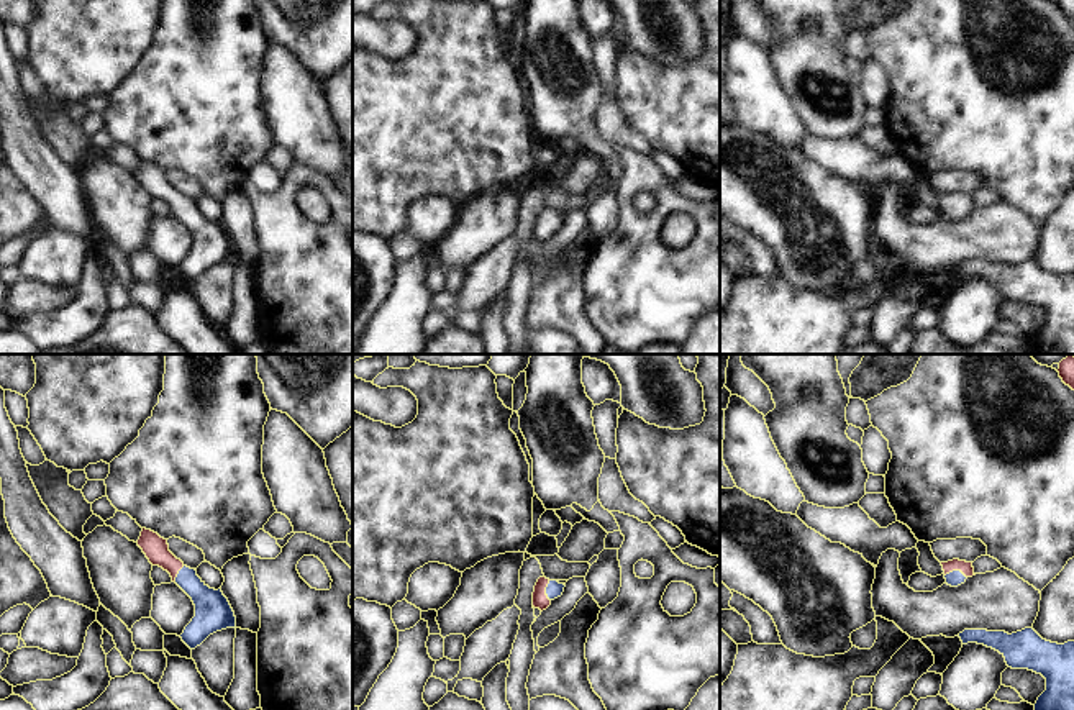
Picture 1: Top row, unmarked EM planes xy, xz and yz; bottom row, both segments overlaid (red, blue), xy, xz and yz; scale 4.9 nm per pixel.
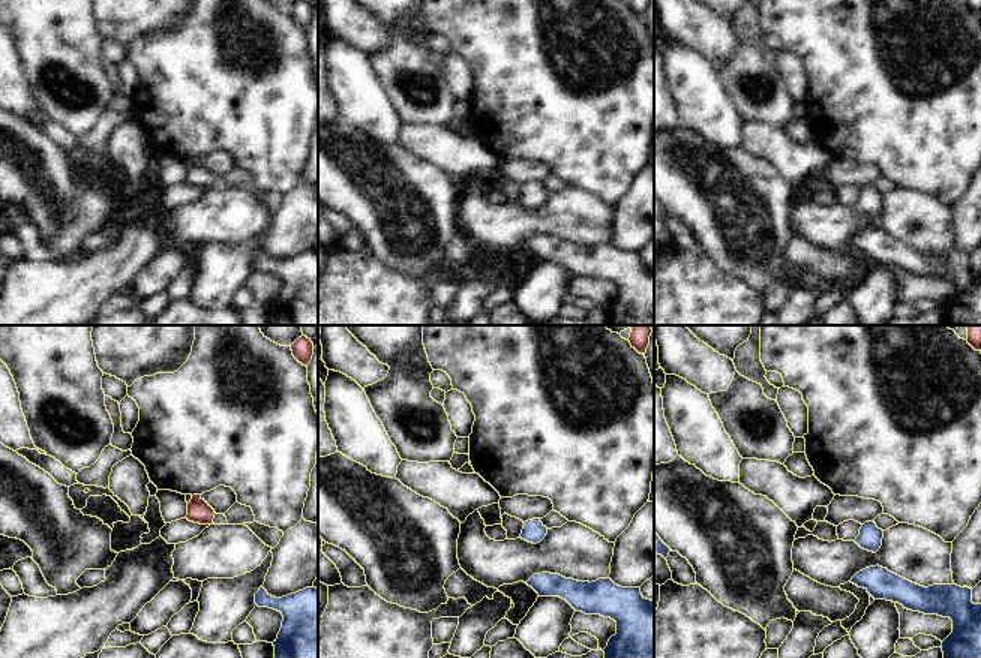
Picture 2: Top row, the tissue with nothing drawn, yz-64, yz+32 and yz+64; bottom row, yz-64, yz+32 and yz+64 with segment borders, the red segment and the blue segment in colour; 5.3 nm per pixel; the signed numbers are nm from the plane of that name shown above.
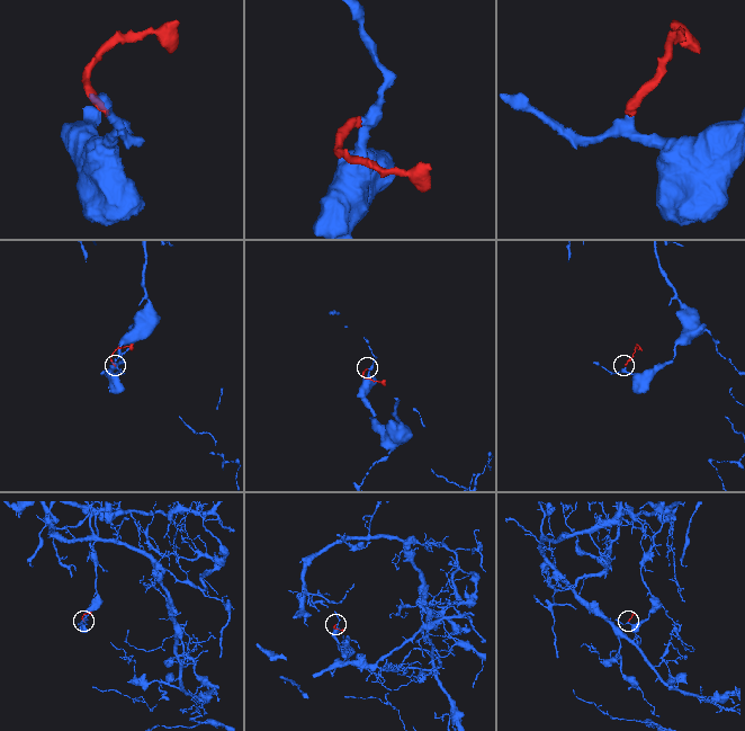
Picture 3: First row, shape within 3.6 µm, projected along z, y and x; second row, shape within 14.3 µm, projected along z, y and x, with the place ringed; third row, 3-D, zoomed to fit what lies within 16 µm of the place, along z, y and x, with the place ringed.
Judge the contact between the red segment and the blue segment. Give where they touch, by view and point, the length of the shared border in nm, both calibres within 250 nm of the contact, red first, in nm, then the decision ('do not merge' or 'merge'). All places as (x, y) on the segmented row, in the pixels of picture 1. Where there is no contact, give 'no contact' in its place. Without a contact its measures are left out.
contact yz (956, 569); length 110 nm; calibres 60 and 80 nm; merge

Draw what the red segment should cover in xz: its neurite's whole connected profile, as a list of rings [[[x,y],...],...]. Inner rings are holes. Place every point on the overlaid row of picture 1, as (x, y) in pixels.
[[[544,576],[539,577],[533,592],[533,607],[541,612],[546,610],[554,598],[562,595],[564,587],[566,585],[557,580],[549,580]]]

